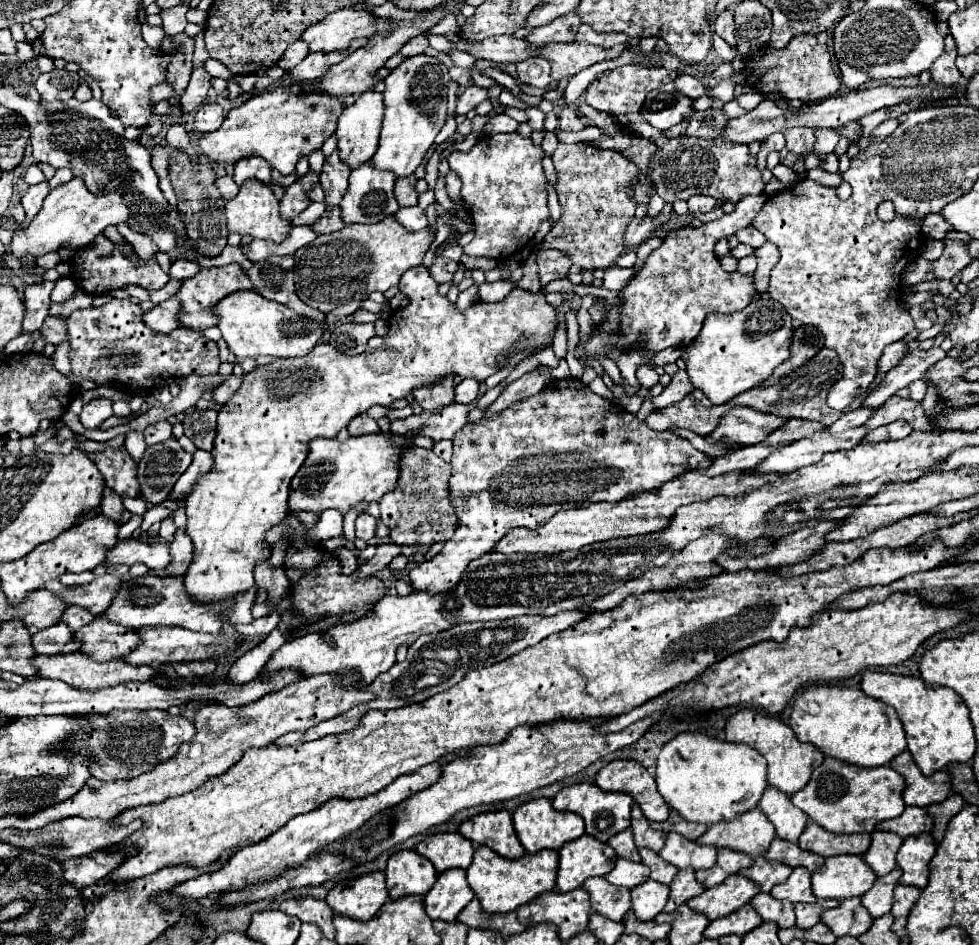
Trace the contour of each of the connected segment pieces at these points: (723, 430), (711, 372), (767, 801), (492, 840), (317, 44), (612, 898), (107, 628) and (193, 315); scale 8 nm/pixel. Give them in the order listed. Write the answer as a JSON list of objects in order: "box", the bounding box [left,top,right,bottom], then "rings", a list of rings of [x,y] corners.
[{"box":[706,408,788,446],"rings":[[[732,408],[718,424],[718,428],[706,436],[706,442],[740,442],[744,446],[760,444],[766,440],[768,434],[782,428],[788,422],[788,418],[764,414],[754,408]]]},{"box":[682,300,792,404],"rings":[[[756,300],[734,314],[710,314],[704,320],[700,336],[682,350],[686,372],[694,388],[702,390],[712,404],[726,404],[734,396],[762,384],[782,364],[792,344],[792,318],[774,300]]]},{"box":[758,786,808,842],"rings":[[[768,786],[764,790],[764,796],[762,796],[758,808],[776,826],[778,838],[788,840],[788,842],[798,842],[800,834],[806,828],[808,816],[804,812],[800,812],[798,808],[794,808],[794,804],[790,802],[788,794],[778,792],[776,788]]]},{"box":[460,810,526,858],"rings":[[[494,810],[476,814],[460,824],[460,834],[474,844],[484,844],[504,858],[520,858],[526,854],[516,830],[512,826],[512,816],[508,810]]]},{"box":[302,8,376,52],"rings":[[[342,8],[334,14],[328,14],[322,22],[310,26],[302,40],[310,44],[310,52],[336,52],[350,46],[354,38],[370,38],[376,28],[376,14],[372,10]]]},{"box":[584,878,632,920],"rings":[[[588,878],[584,882],[584,888],[590,894],[592,908],[610,920],[622,920],[632,906],[630,890],[618,888],[610,884],[606,878]]]},{"box":[76,618,138,660],"rings":[[[94,618],[92,624],[76,632],[76,640],[84,642],[80,652],[94,660],[114,660],[126,656],[126,652],[138,646],[138,630],[122,628],[122,624],[110,624],[108,620]]]},{"box":[176,264,252,330],"rings":[[[228,264],[228,266],[222,266],[222,268],[202,268],[194,278],[188,278],[184,280],[180,292],[176,294],[182,302],[182,312],[180,312],[180,322],[182,326],[190,326],[194,330],[204,330],[208,326],[216,326],[218,324],[218,316],[214,316],[212,308],[218,300],[230,296],[232,292],[238,292],[238,290],[252,290],[252,282],[248,280],[246,272],[242,270],[240,264]]]}]

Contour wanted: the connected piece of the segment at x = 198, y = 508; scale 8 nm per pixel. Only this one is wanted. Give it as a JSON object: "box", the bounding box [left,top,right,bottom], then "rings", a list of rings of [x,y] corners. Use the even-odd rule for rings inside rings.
{"box":[184,266,558,604],"rings":[[[424,266],[404,272],[398,288],[410,298],[410,304],[392,312],[388,334],[370,338],[364,354],[346,356],[334,350],[330,344],[318,344],[306,356],[256,366],[252,372],[244,374],[242,386],[220,408],[216,440],[212,448],[214,466],[208,474],[194,482],[194,488],[186,498],[186,532],[194,544],[194,560],[188,568],[184,584],[188,594],[192,594],[192,598],[200,604],[220,604],[254,586],[256,564],[268,560],[272,554],[264,534],[288,516],[290,482],[304,464],[304,450],[308,452],[312,438],[336,438],[338,430],[348,426],[354,416],[368,412],[368,408],[376,404],[388,406],[418,386],[434,384],[444,376],[476,378],[484,382],[488,376],[498,372],[498,356],[508,352],[512,346],[518,346],[516,352],[522,352],[526,348],[552,342],[558,308],[550,306],[542,292],[530,294],[522,288],[514,288],[500,302],[490,304],[478,300],[462,312],[454,302],[432,288],[432,276]]]}

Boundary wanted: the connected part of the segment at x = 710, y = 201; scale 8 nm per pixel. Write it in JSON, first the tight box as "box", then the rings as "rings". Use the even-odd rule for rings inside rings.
{"box":[688,196,716,212],"rings":[[[692,196],[688,200],[690,212],[710,212],[716,206],[716,200],[712,196]]]}

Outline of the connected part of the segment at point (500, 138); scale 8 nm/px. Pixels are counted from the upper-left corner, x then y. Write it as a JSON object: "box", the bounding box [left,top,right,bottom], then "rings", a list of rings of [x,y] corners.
{"box":[448,132,550,260],"rings":[[[518,132],[482,138],[470,152],[452,152],[448,156],[450,168],[462,180],[462,200],[476,226],[476,242],[464,248],[466,254],[500,260],[534,238],[540,222],[550,216],[542,158],[544,150]]]}

